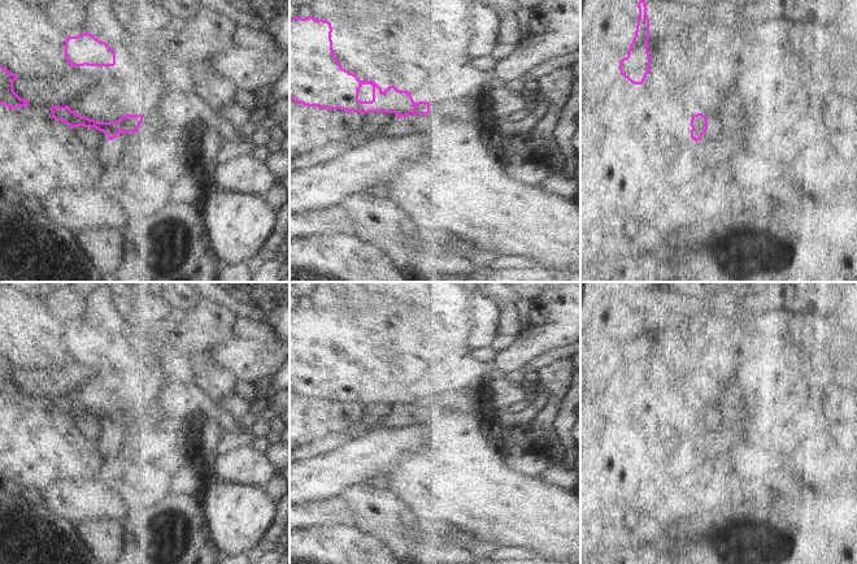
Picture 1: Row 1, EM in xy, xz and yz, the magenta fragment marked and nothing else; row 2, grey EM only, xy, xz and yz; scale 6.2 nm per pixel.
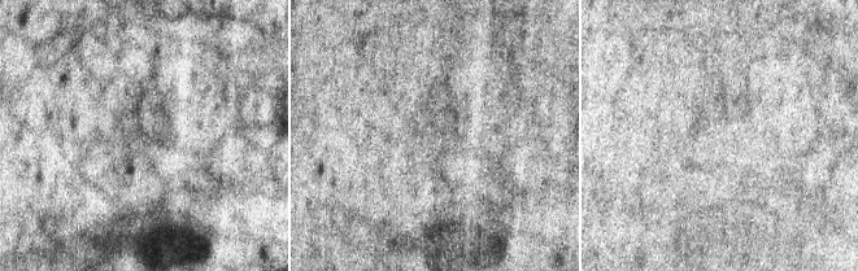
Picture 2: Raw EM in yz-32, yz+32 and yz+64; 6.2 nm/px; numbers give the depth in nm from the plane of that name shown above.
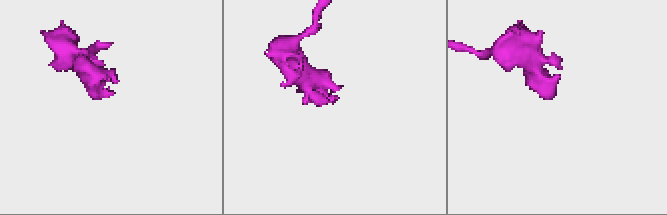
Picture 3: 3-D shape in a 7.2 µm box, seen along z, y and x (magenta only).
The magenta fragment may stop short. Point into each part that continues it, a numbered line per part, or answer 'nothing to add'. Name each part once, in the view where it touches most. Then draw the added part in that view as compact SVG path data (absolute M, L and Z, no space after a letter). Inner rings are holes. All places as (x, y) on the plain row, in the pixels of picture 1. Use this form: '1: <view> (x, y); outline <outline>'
nothing to add

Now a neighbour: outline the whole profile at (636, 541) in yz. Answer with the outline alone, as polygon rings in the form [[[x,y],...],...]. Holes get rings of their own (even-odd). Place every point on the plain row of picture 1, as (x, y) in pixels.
[[[630,526],[627,529],[613,529],[614,533],[618,533],[622,538],[627,539],[631,545],[631,556],[634,560],[640,561],[640,558],[644,551],[645,541],[639,533],[636,526]]]

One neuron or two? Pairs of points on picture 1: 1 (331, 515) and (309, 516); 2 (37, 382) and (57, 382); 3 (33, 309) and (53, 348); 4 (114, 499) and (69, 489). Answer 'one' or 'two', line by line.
1: one
2: one
3: one
4: one

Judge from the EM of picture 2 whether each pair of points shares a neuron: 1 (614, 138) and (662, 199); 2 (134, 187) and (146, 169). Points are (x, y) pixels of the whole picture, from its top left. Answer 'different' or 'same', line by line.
1: different
2: same

